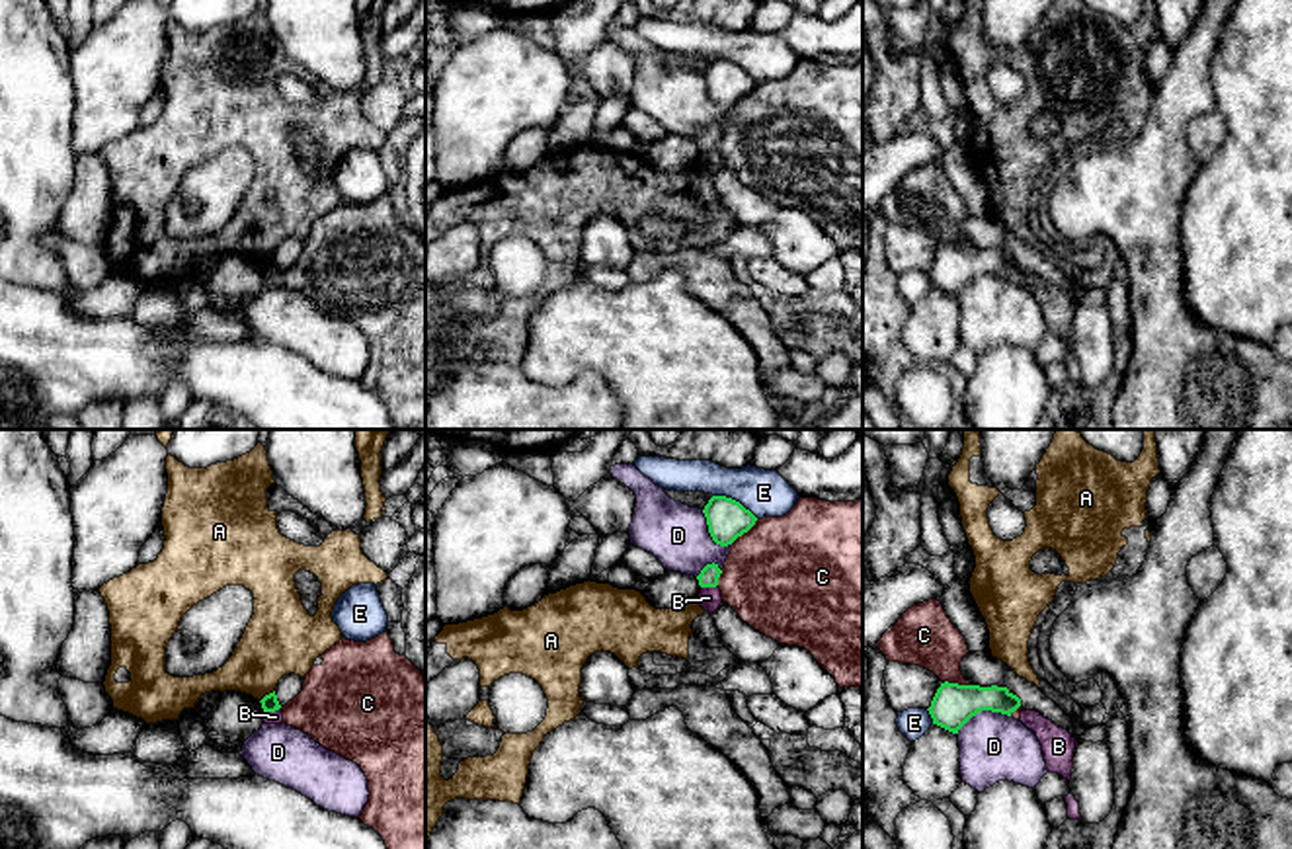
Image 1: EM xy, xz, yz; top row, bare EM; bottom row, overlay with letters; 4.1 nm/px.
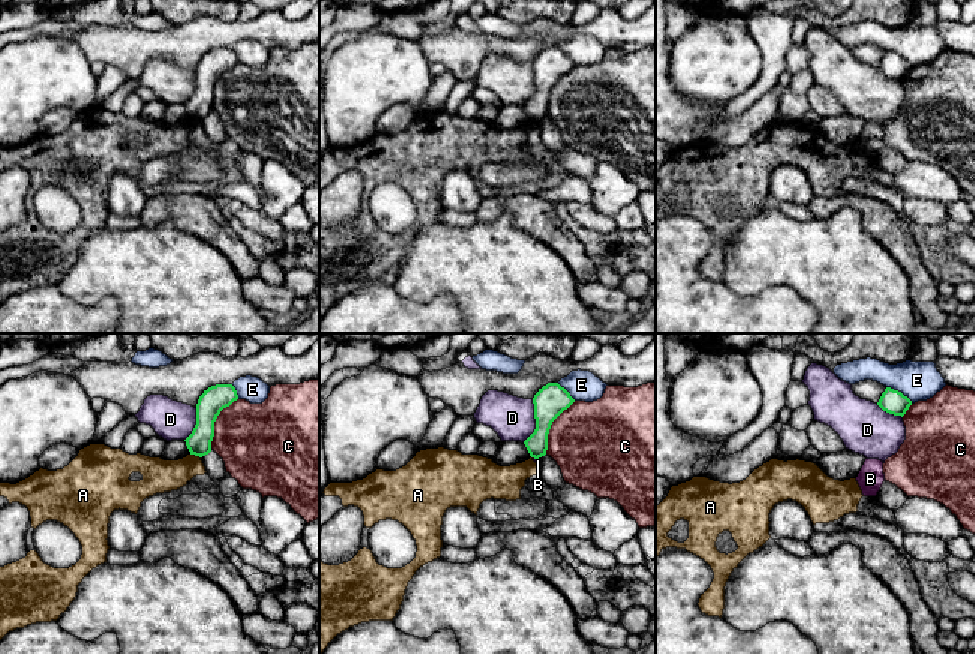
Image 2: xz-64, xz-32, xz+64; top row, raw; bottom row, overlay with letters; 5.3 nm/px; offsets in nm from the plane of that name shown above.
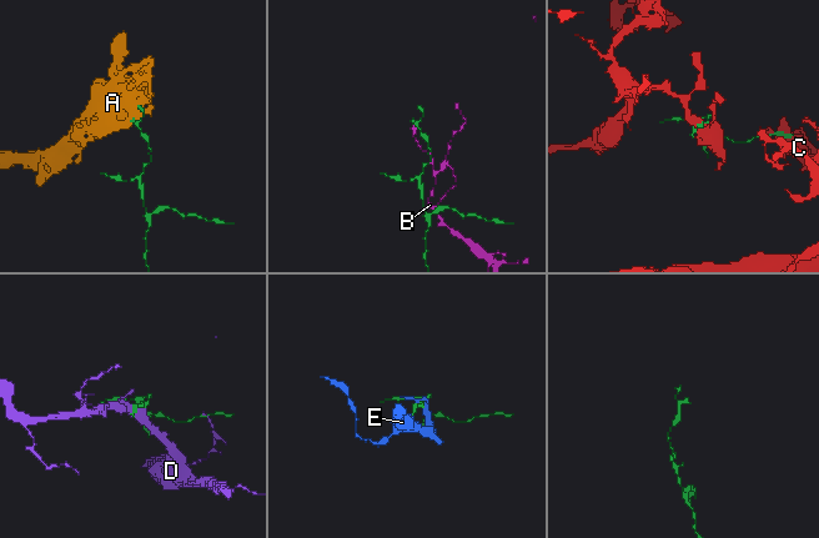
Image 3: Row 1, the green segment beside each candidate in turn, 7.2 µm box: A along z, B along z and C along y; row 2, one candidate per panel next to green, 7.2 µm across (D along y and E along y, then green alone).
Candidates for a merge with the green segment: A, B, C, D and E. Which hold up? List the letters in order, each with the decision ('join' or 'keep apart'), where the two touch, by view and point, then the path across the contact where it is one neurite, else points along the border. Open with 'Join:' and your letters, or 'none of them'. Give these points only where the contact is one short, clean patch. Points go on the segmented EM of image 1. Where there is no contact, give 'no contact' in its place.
Join: none of them
A: keep apart; contact xy (266, 695)
B: keep apart; contact xy (272, 711); border xy (280, 707), (264, 713)
C: keep apart; contact xz (744, 531)
D: keep apart; contact yz (982, 709)
E: keep apart; contact xz (734, 500)

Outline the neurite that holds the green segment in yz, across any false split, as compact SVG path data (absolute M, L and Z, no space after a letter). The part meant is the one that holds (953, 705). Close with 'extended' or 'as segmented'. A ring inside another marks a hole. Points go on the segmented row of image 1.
M941 683L927 708L933 724L958 734L958 730L978 712L991 710L1011 716L1021 707L1021 699L1007 687L980 687Z | as segmented

